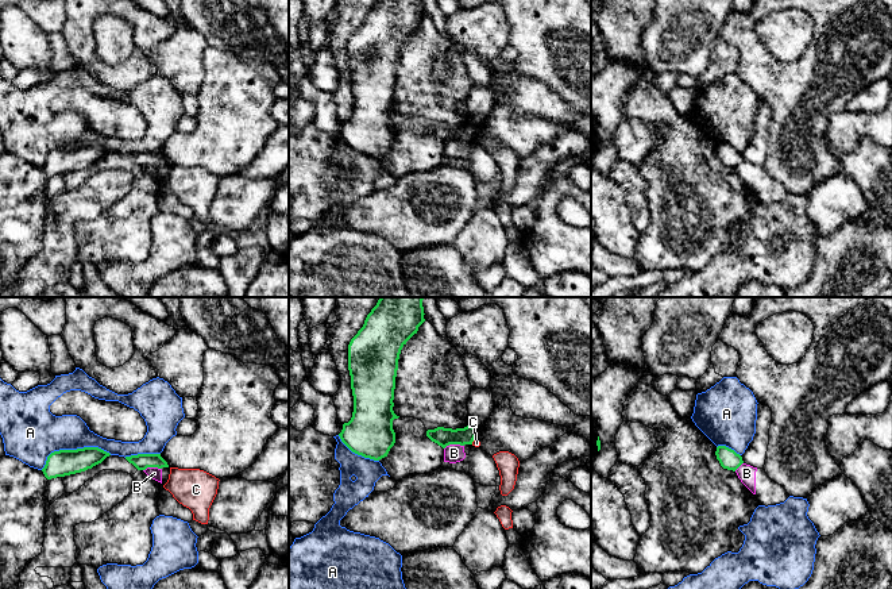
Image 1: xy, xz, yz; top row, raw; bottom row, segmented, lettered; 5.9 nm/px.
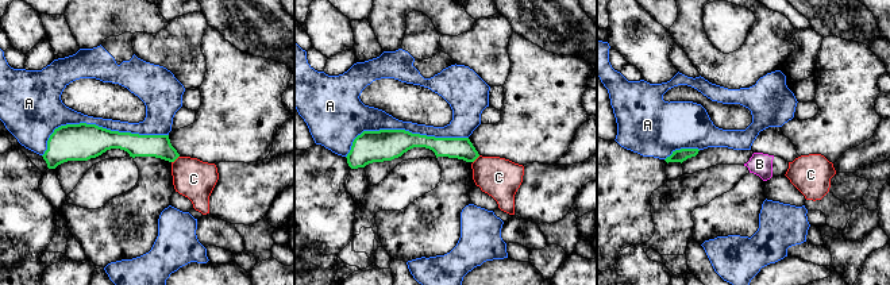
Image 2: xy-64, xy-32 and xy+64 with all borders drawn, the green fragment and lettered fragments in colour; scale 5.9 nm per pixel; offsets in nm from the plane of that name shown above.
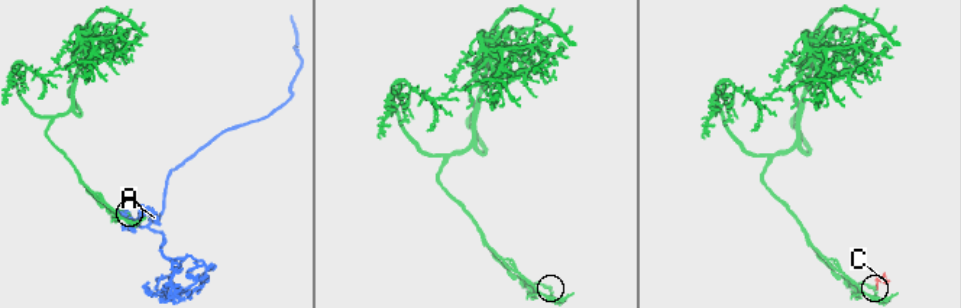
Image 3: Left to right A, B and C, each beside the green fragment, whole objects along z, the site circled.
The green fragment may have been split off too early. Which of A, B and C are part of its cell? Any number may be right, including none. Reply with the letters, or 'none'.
none

